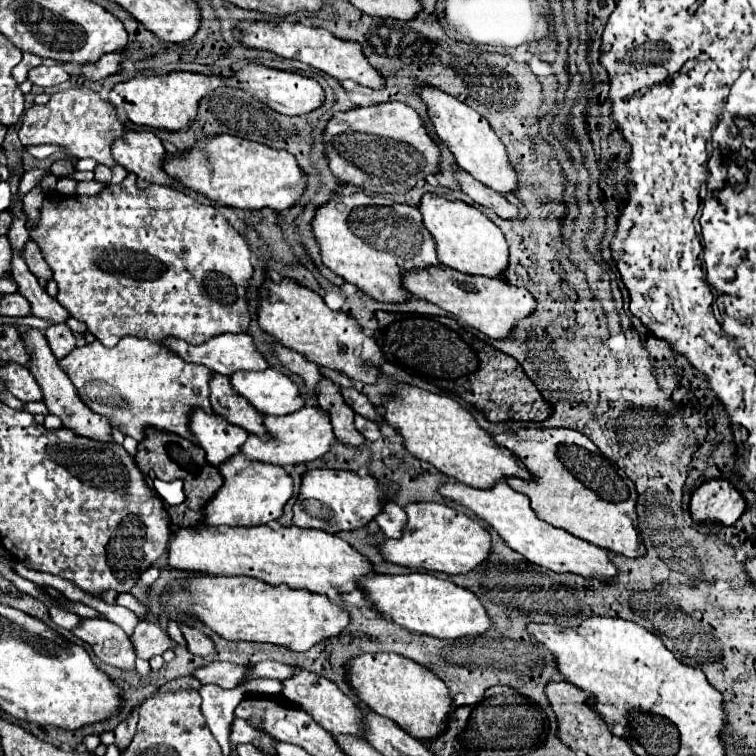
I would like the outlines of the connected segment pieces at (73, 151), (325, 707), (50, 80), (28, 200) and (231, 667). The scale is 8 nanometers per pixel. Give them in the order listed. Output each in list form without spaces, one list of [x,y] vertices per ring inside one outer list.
[[[77,86],[51,96],[49,104],[33,104],[29,110],[23,112],[19,124],[19,140],[23,146],[33,144],[55,144],[67,150],[73,158],[93,158],[99,164],[115,166],[111,156],[111,142],[115,136],[123,132],[125,124],[119,120],[115,108],[101,100],[97,92]]]
[[[293,666],[293,676],[281,680],[281,696],[291,702],[293,706],[297,706],[299,710],[307,712],[313,720],[317,720],[317,724],[323,724],[323,728],[327,732],[333,732],[333,734],[357,734],[357,736],[363,736],[361,734],[361,728],[363,728],[363,722],[361,722],[361,712],[357,708],[357,704],[347,696],[343,694],[331,680],[307,670],[307,668],[301,668],[301,666]]]
[[[45,62],[41,66],[35,66],[29,70],[29,76],[27,76],[33,84],[37,86],[55,86],[55,84],[61,84],[61,82],[67,82],[69,80],[69,74],[63,70],[63,64],[59,62]]]
[[[33,188],[25,198],[23,198],[23,214],[27,216],[27,228],[35,228],[35,222],[39,220],[39,210],[47,194],[41,188]]]
[[[211,662],[207,666],[195,668],[191,672],[193,678],[197,678],[201,684],[217,684],[221,688],[235,688],[243,682],[245,666],[237,666],[231,662]]]

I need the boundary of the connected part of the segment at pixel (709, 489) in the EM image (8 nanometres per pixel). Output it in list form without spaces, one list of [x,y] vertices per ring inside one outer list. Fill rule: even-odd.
[[[711,480],[691,494],[689,514],[695,522],[717,522],[731,526],[745,510],[743,496],[727,480]]]

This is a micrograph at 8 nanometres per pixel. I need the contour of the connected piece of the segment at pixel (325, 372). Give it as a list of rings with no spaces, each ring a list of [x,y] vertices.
[[[320,367],[320,374],[323,377],[326,377],[330,380],[332,380],[334,383],[342,386],[342,387],[352,387],[351,380],[343,373],[331,370],[329,368]]]

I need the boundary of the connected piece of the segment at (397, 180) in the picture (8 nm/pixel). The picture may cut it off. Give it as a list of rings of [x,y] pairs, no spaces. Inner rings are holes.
[[[383,102],[333,114],[323,130],[323,146],[329,170],[345,184],[363,188],[367,194],[405,194],[415,186],[417,180],[425,178],[427,174],[435,174],[439,164],[439,148],[427,136],[419,114],[403,102]]]

